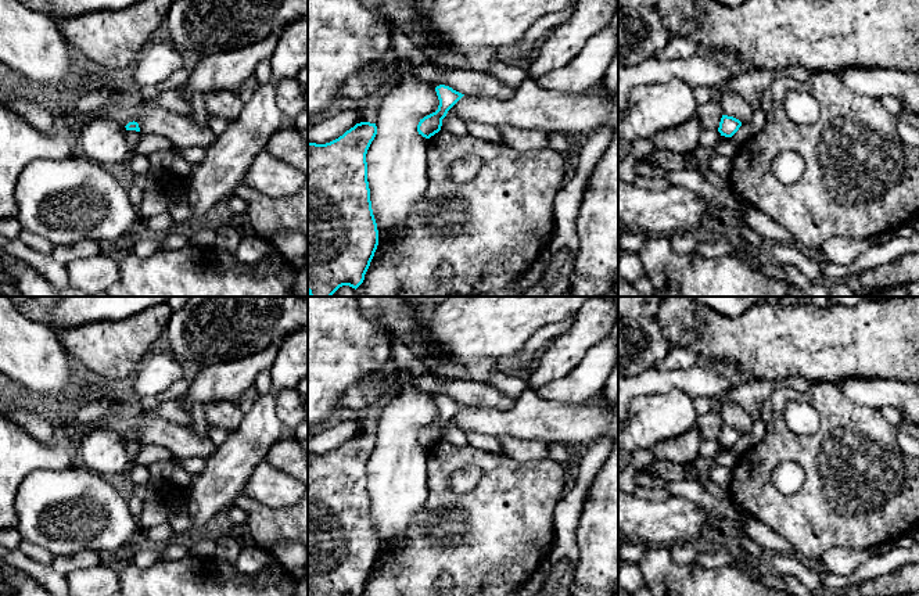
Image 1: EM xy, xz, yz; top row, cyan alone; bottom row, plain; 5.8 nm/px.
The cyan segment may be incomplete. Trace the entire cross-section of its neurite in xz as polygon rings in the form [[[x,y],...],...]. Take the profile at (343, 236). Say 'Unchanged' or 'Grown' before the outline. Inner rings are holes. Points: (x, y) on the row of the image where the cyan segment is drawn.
Unchanged. [[[360,122],[330,143],[308,143],[308,292],[310,297],[331,297],[342,286],[356,290],[363,283],[374,256],[378,230],[370,201],[366,154],[376,134],[376,123]]]

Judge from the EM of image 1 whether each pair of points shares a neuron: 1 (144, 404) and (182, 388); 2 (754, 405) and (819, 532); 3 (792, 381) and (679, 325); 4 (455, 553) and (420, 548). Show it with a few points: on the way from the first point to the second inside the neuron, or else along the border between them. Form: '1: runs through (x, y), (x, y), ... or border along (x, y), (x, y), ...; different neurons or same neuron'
1: runs through (154, 401), (172, 392); same neuron
2: border along (775, 390), (771, 395), (771, 419), (767, 423); different neurons
3: border along (751, 377), (772, 380), (801, 376), (810, 383); different neurons
4: runs through (447, 550), (429, 549); same neuron

